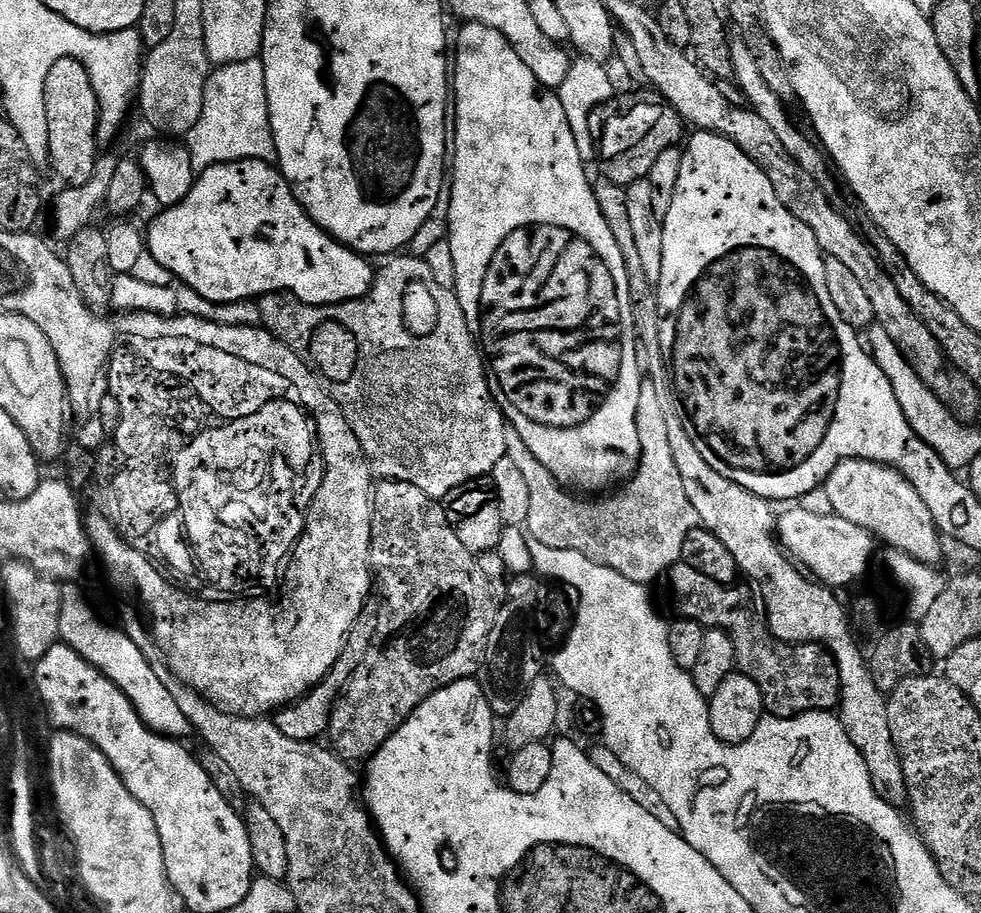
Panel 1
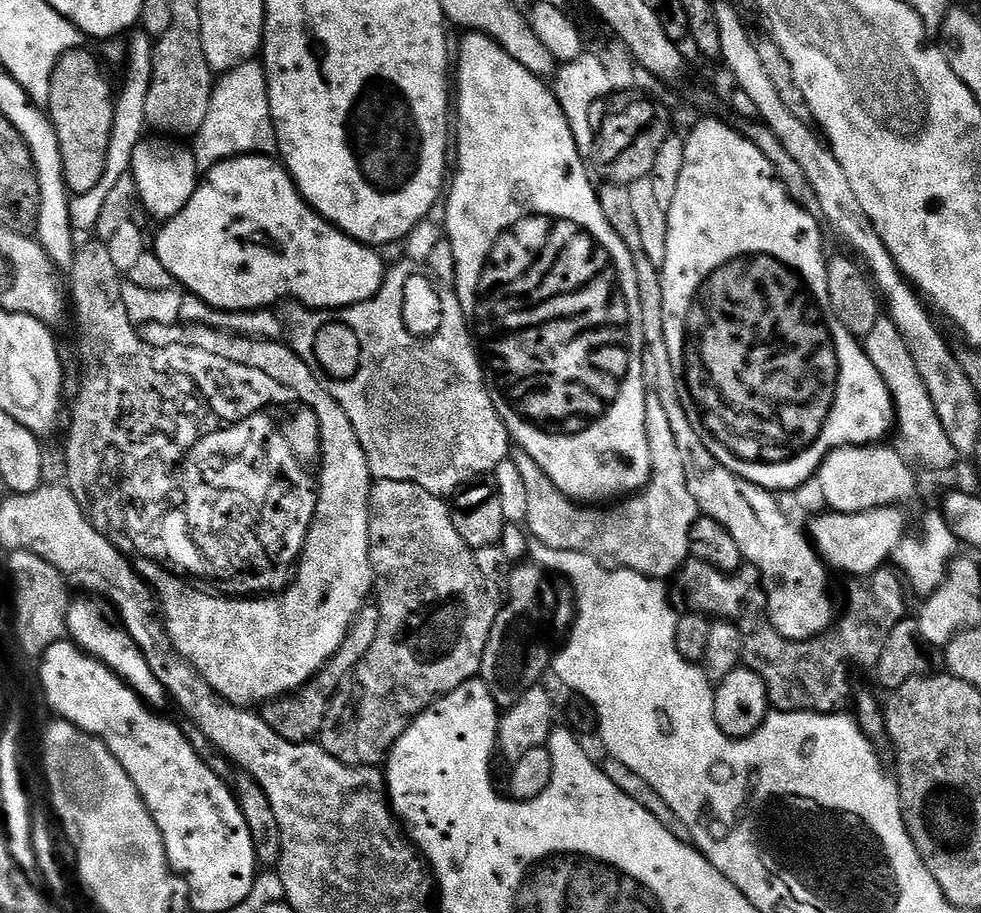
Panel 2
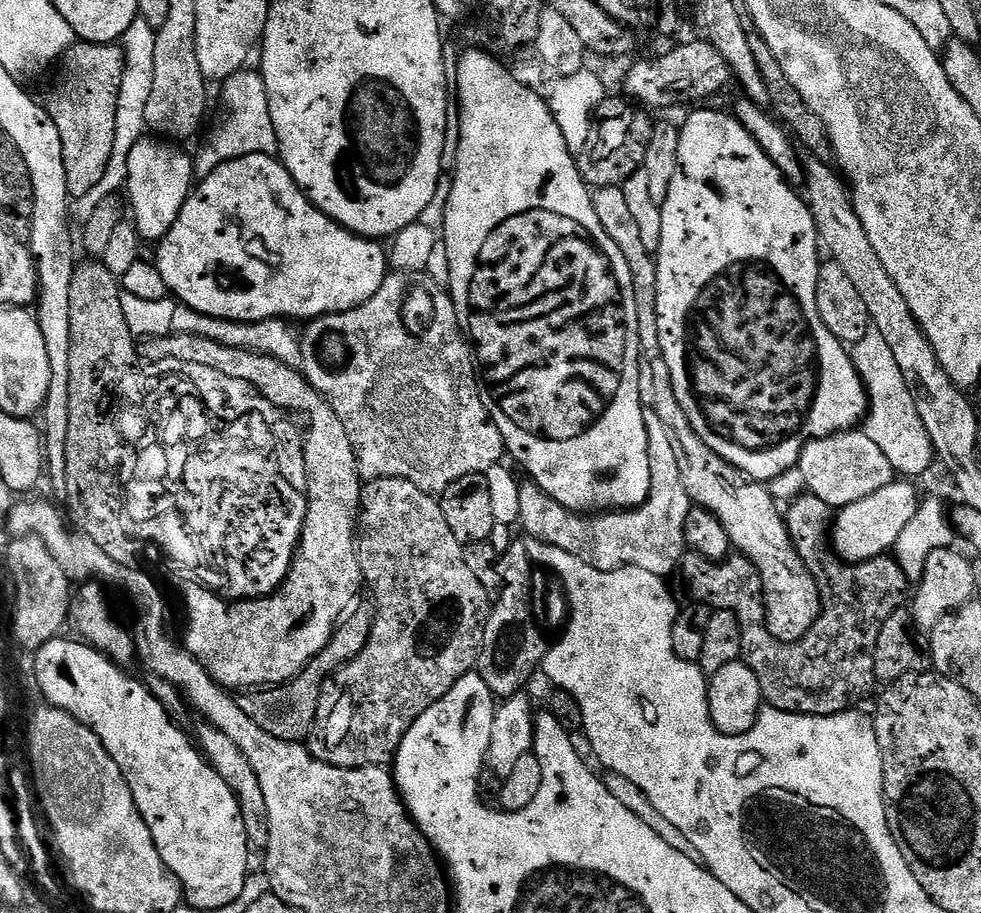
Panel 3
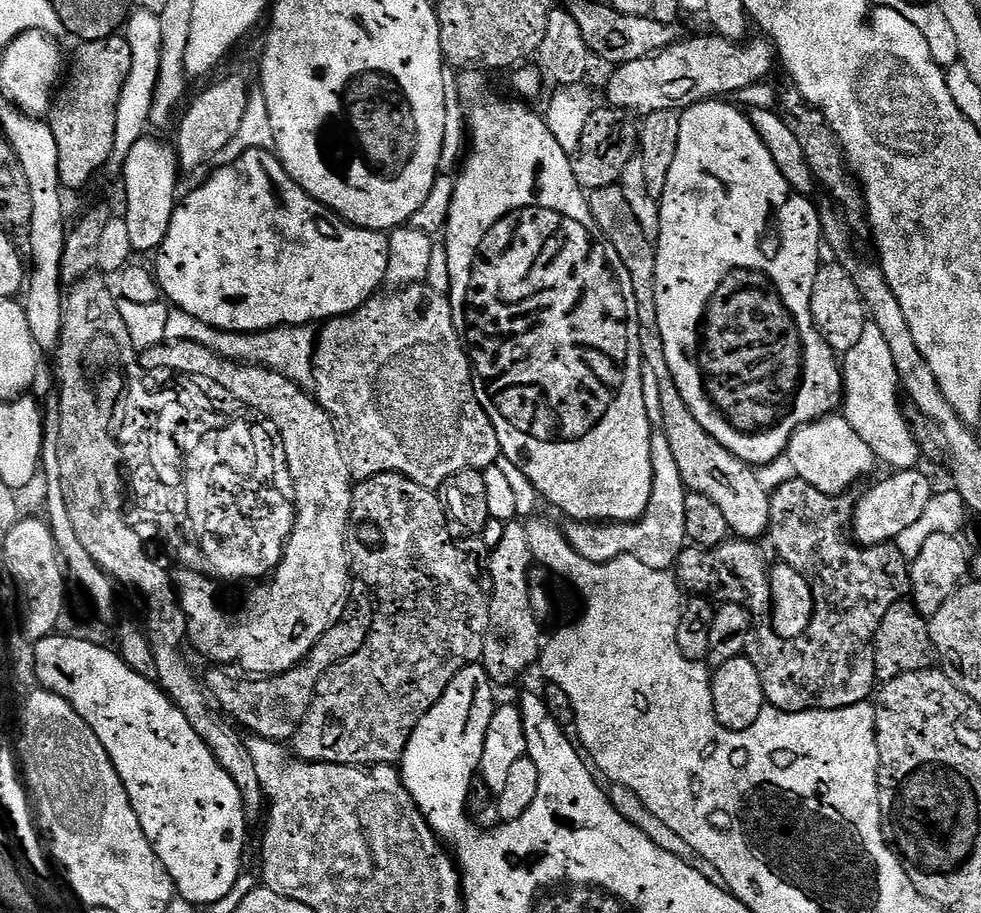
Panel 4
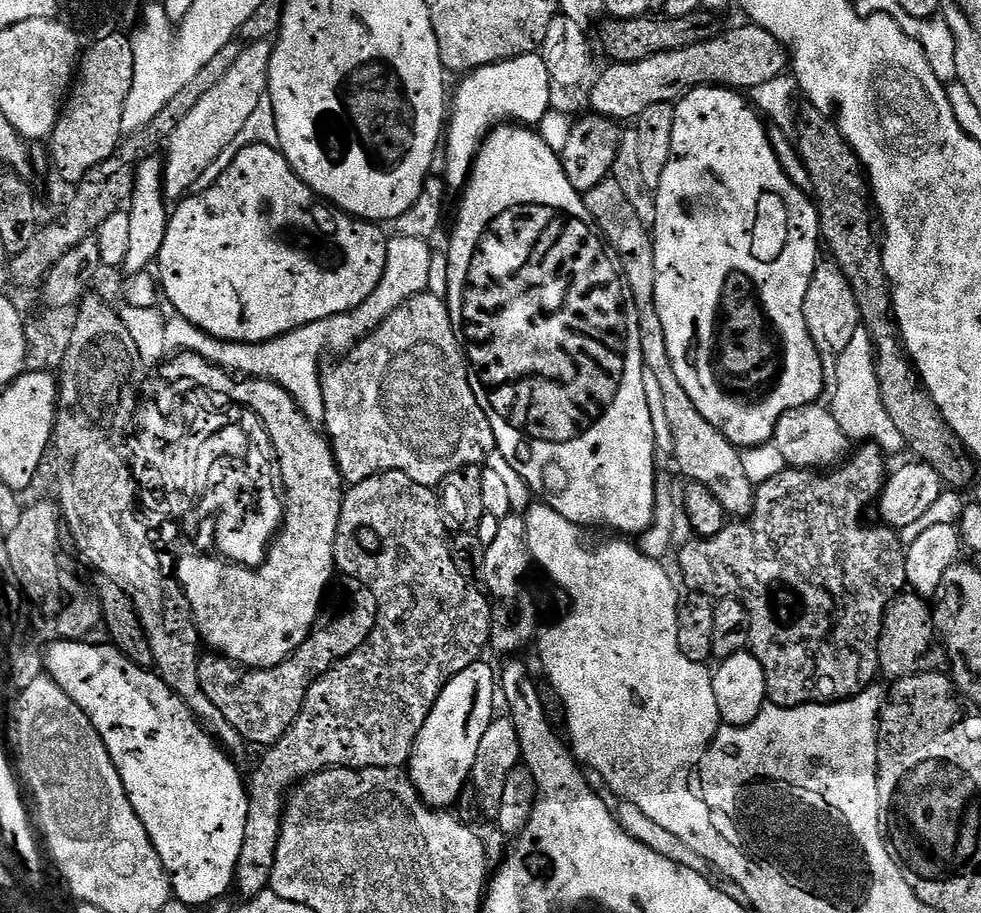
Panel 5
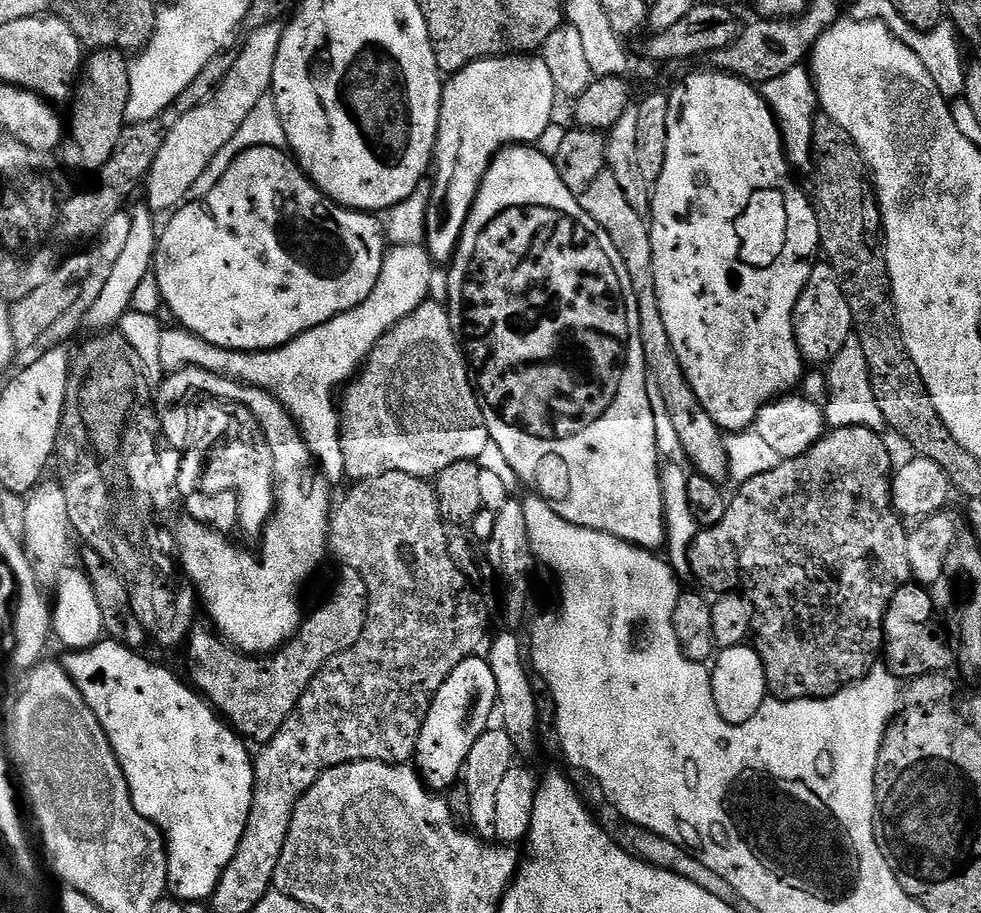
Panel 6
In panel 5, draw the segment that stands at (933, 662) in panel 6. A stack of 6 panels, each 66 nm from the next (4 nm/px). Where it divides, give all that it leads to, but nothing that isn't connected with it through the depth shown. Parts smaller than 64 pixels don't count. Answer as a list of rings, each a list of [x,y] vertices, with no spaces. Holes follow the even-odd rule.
[[[908,590],[896,597],[884,612],[884,621],[878,642],[878,662],[880,672],[889,676],[889,681],[895,682],[902,678],[910,678],[927,672],[939,672],[945,667],[946,653],[939,636],[936,635],[936,624],[932,621],[933,609],[925,597]]]

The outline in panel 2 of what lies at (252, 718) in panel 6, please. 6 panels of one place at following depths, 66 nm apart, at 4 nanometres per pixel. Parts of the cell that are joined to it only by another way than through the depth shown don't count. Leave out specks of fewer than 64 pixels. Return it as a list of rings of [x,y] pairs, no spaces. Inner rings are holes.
[[[372,602],[365,603],[360,613],[352,619],[346,638],[322,668],[296,691],[288,693],[287,696],[267,701],[259,709],[258,714],[264,719],[266,726],[270,726],[270,730],[274,730],[274,734],[286,738],[286,742],[306,744],[315,741],[322,730],[322,722],[326,720],[326,710],[330,706],[334,694],[340,689],[340,683],[356,669],[358,662],[362,662],[362,658],[366,658],[370,646],[374,646],[374,638],[378,638],[379,621],[379,607]]]

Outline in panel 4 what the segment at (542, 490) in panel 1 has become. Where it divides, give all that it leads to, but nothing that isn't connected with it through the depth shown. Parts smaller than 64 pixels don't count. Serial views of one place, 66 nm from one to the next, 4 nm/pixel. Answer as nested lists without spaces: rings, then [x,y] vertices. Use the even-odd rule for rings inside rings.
[[[656,430],[652,434],[650,446],[652,459],[652,493],[646,510],[637,520],[627,522],[572,522],[563,529],[564,537],[570,542],[572,549],[586,562],[605,564],[619,556],[638,558],[645,566],[654,570],[669,571],[675,565],[680,552],[686,546],[686,498],[688,489],[682,482],[682,474],[678,470],[678,462],[674,458],[674,450],[670,450],[670,442],[663,431]]]

